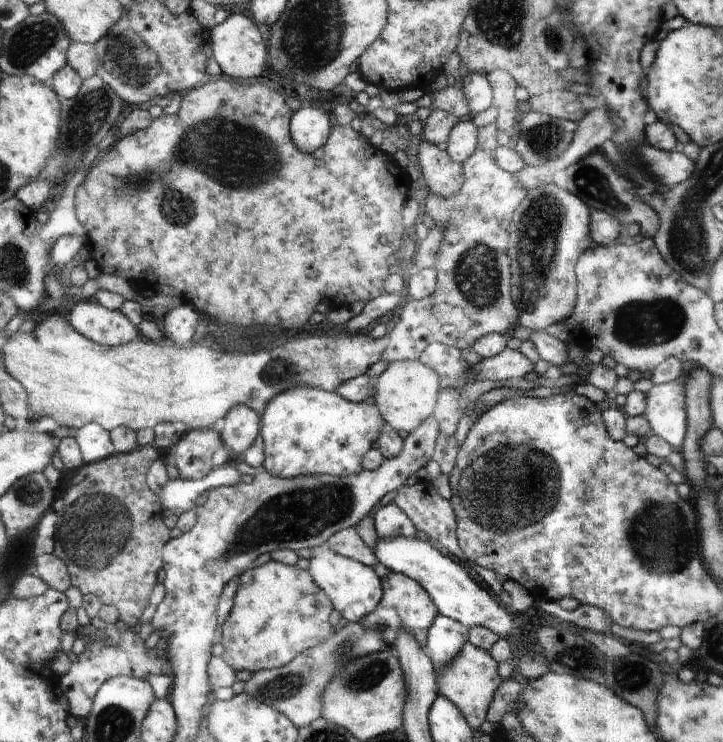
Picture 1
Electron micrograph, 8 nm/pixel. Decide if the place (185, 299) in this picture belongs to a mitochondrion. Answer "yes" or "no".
no

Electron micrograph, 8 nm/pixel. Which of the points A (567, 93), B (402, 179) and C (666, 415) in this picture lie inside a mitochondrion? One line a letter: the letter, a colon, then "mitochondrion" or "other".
A: other
B: other
C: other

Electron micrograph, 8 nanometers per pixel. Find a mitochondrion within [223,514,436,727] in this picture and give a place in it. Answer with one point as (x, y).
(365, 675)

